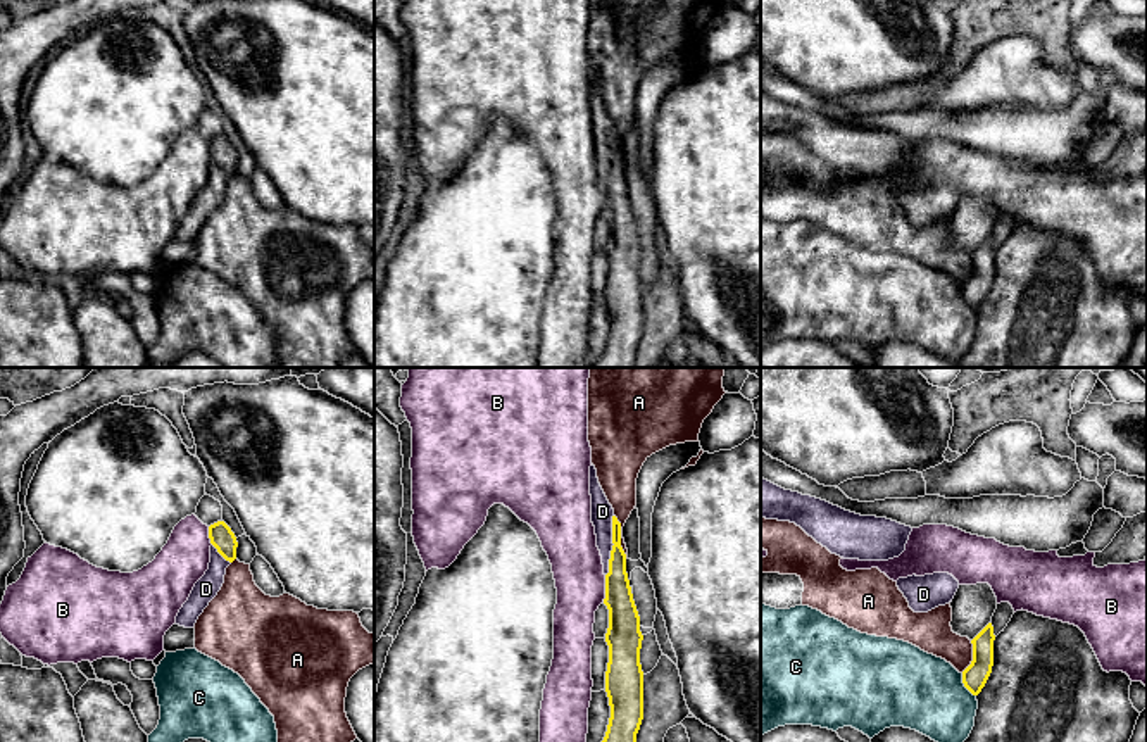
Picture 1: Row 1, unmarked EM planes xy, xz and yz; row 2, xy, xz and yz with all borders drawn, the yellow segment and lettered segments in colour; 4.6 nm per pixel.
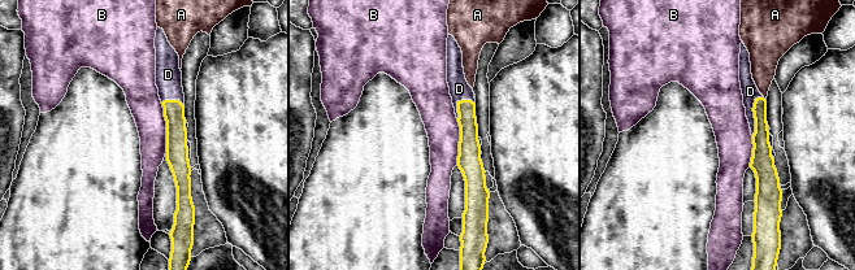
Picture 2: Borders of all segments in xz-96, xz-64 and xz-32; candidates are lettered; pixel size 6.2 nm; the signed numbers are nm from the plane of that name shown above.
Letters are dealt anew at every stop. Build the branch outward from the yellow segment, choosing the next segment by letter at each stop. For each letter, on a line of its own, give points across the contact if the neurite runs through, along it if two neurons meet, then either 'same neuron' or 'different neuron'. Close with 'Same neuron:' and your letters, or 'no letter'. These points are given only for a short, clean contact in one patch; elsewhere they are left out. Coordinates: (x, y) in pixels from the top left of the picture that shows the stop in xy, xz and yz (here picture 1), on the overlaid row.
A: different neuron
B: different neuron
C: border along yz (961, 673), (961, 682), (975, 696); different neuron
D: runs through xz (618, 599), (613, 546), (602, 511); same neuron
Same neuron: D

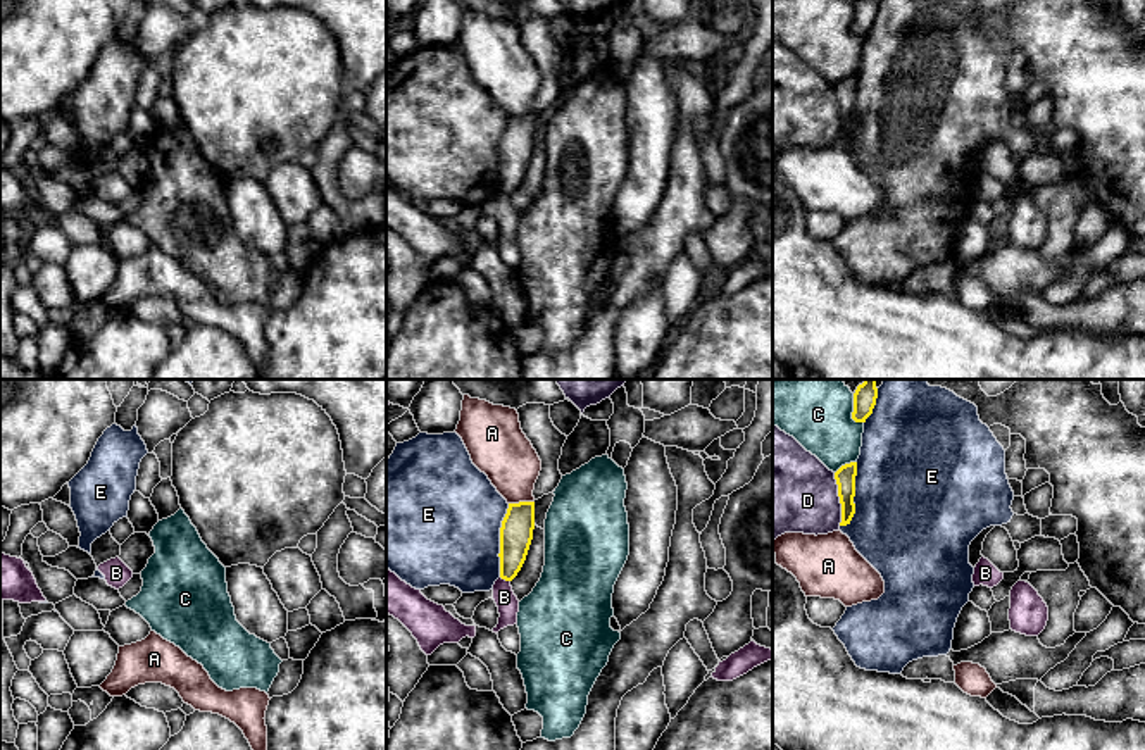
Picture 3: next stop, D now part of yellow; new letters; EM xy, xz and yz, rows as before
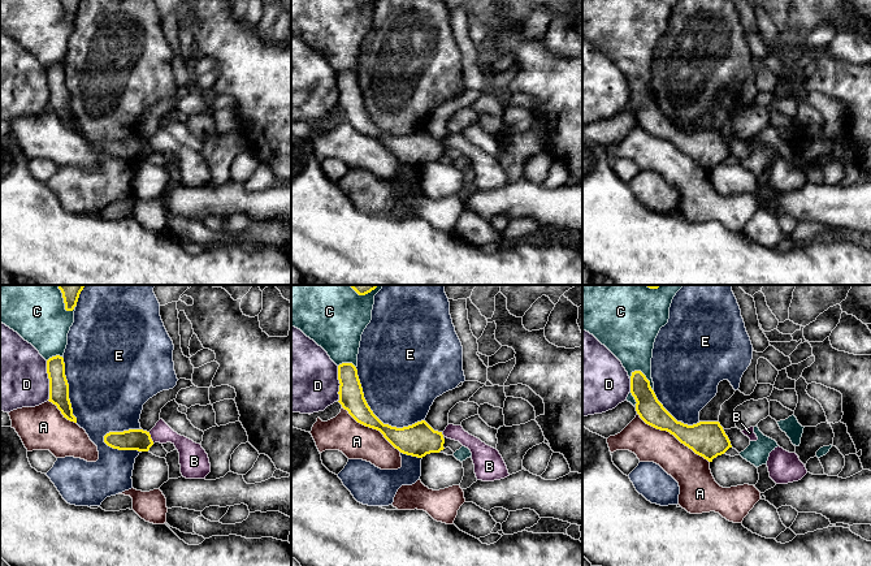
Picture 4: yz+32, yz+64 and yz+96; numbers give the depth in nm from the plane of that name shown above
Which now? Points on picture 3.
A: different neuron
B: border along xz (500, 576), (509, 581); different neuron
C: different neuron
D: border along yz (833, 473), (840, 504), (840, 524); different neuron
E: different neuron
Same neuron: no letter

